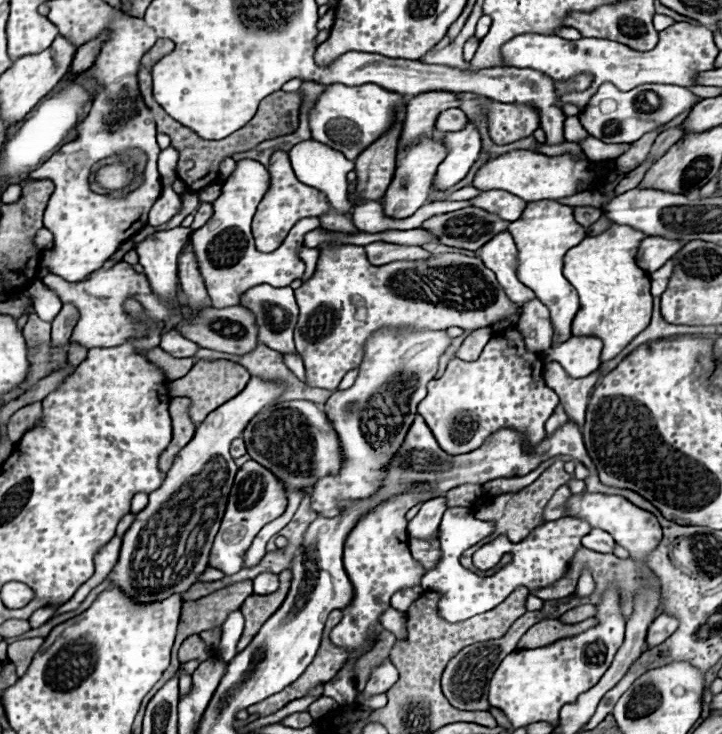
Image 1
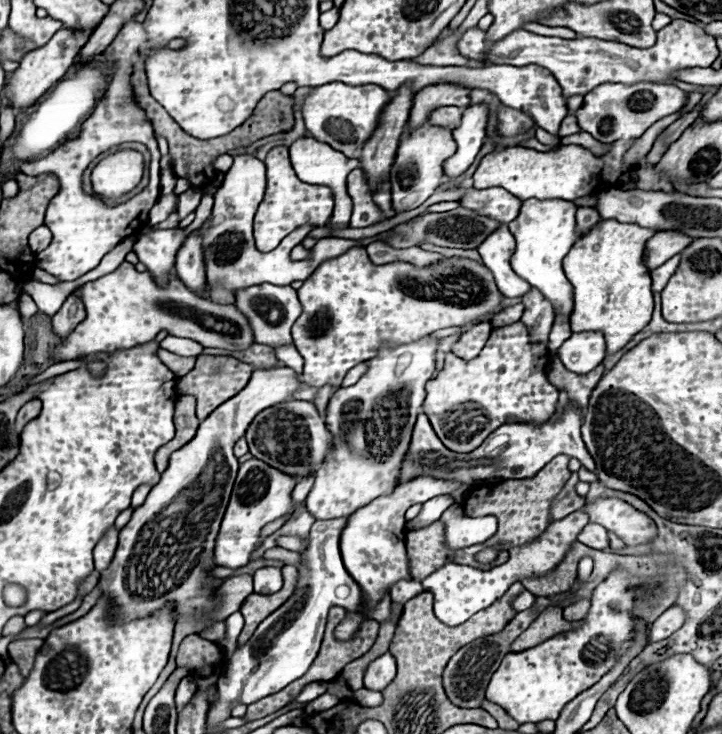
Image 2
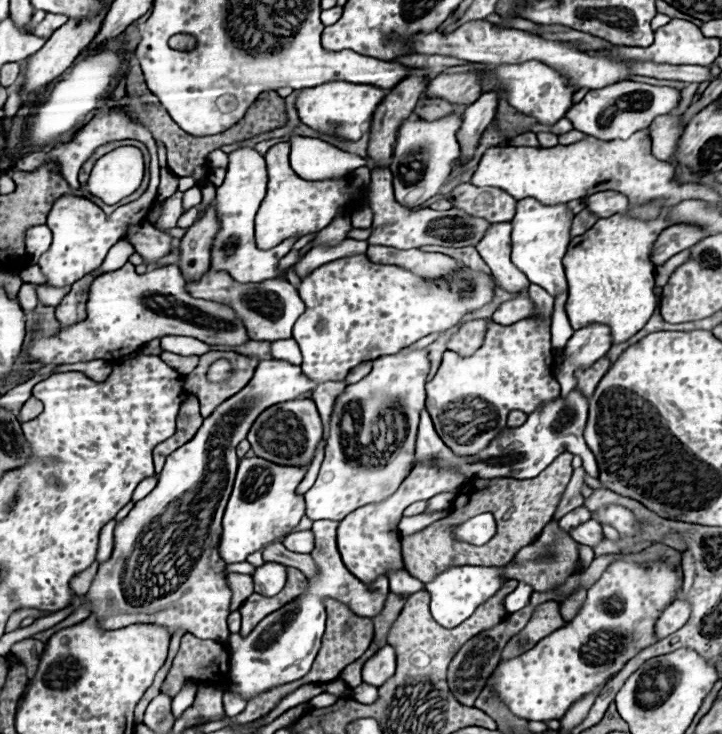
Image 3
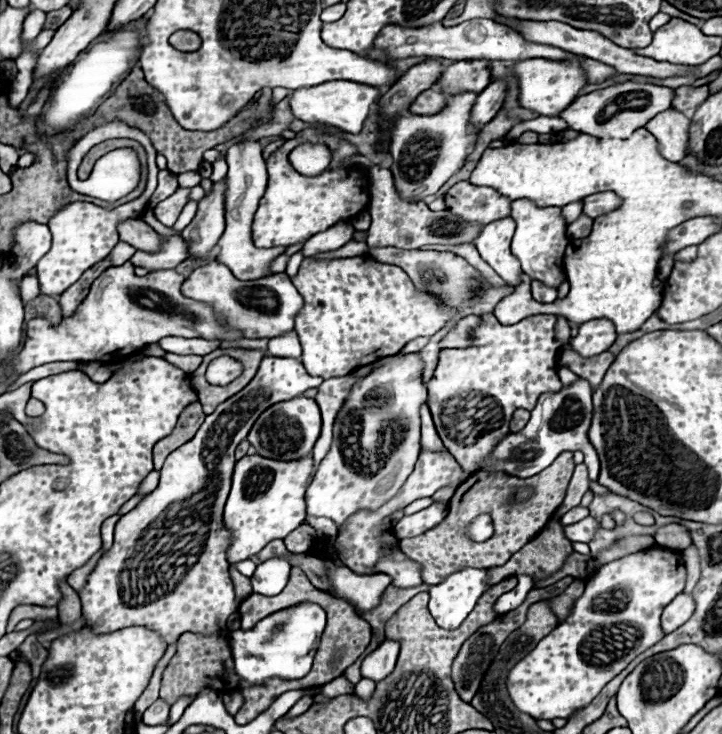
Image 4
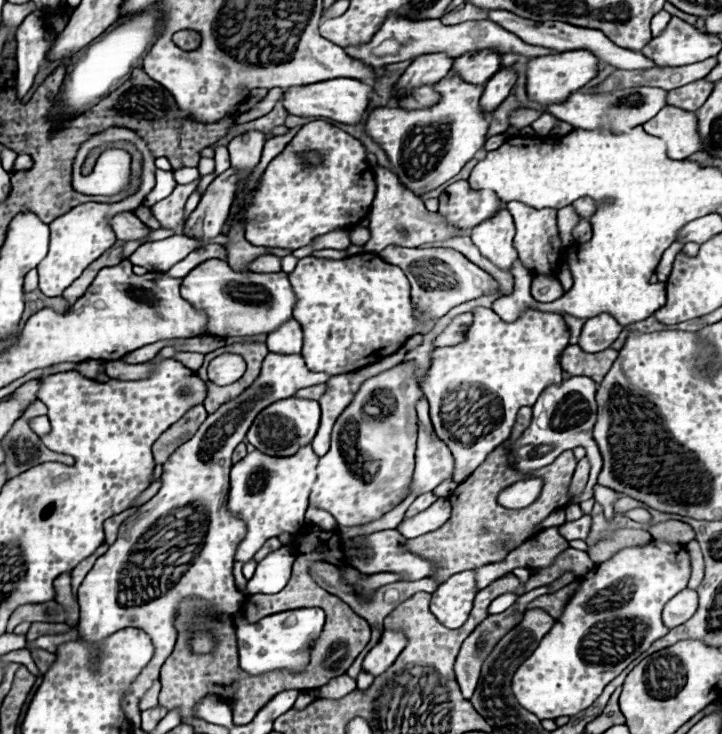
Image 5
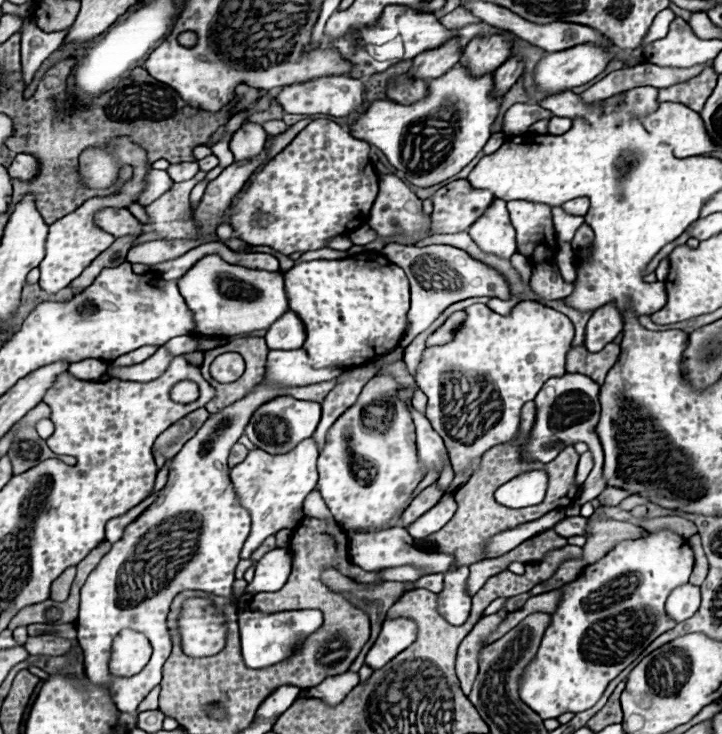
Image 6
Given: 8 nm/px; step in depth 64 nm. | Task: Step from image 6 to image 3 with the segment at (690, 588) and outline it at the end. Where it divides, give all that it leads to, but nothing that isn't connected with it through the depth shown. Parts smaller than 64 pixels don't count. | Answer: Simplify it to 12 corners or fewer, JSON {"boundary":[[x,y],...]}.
{"boundary":[[676,598],[656,622],[656,636],[676,632],[690,618],[690,604]]}

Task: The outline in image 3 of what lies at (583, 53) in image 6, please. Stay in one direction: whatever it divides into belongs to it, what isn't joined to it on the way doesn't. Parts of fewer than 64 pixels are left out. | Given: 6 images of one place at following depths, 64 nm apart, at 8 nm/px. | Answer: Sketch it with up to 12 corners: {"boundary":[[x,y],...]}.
{"boundary":[[538,60],[498,66],[500,92],[542,124],[572,106],[568,80]]}

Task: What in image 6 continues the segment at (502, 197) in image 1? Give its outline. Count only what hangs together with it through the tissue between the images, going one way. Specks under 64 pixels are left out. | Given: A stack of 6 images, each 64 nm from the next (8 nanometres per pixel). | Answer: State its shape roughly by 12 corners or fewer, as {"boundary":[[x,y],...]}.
{"boundary":[[454,180],[432,194],[432,234],[468,230],[492,192]]}

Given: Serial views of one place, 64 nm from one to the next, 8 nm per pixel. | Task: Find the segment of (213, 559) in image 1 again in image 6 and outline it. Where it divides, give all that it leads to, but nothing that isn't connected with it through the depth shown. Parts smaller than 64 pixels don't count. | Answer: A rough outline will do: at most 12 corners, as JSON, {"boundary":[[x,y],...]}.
{"boundary":[[314,438],[252,450],[230,470],[252,530],[242,558],[282,528],[316,486]]}

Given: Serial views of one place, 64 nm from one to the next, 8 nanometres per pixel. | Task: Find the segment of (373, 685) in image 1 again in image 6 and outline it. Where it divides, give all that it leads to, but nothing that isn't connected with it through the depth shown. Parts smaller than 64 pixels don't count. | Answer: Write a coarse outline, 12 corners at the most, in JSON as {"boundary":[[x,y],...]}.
{"boundary":[[386,618],[366,664],[382,668],[418,638],[410,618]]}

